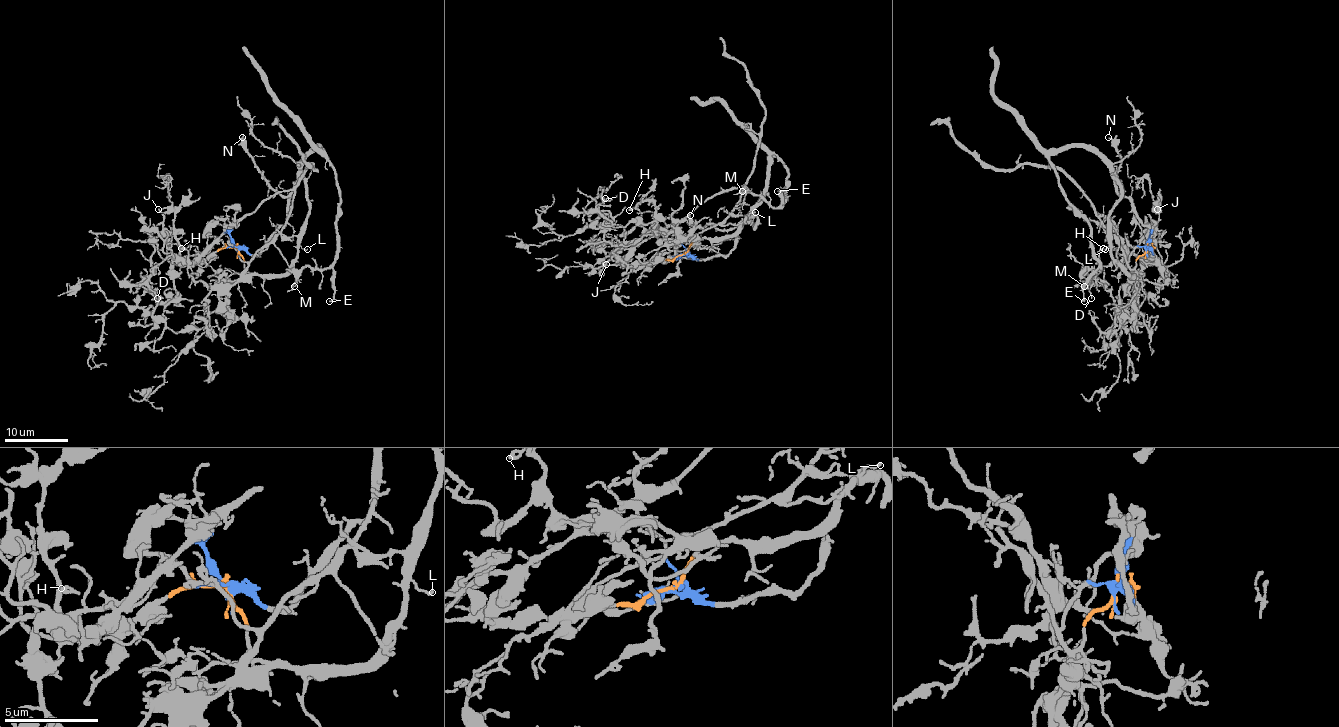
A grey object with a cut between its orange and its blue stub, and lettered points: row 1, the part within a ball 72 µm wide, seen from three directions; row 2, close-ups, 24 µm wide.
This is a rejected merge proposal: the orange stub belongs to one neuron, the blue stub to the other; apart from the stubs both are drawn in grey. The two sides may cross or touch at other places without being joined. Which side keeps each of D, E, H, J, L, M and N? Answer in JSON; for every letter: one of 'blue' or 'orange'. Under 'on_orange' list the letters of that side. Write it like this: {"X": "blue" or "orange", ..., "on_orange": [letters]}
{"D": "orange", "E": "blue", "H": "orange", "J": "orange", "L": "blue", "M": "blue", "N": "blue", "on_orange": ["D", "H", "J"]}

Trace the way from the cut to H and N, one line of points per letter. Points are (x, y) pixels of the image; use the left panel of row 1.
H: (235, 247), (246, 268), (285, 225), (291, 212), (293, 190), (266, 198), (191, 267), (187, 251), (181, 247)
N: (234, 247), (243, 247), (253, 255), (259, 252), (285, 223), (290, 198), (282, 196), (264, 177), (242, 137)

